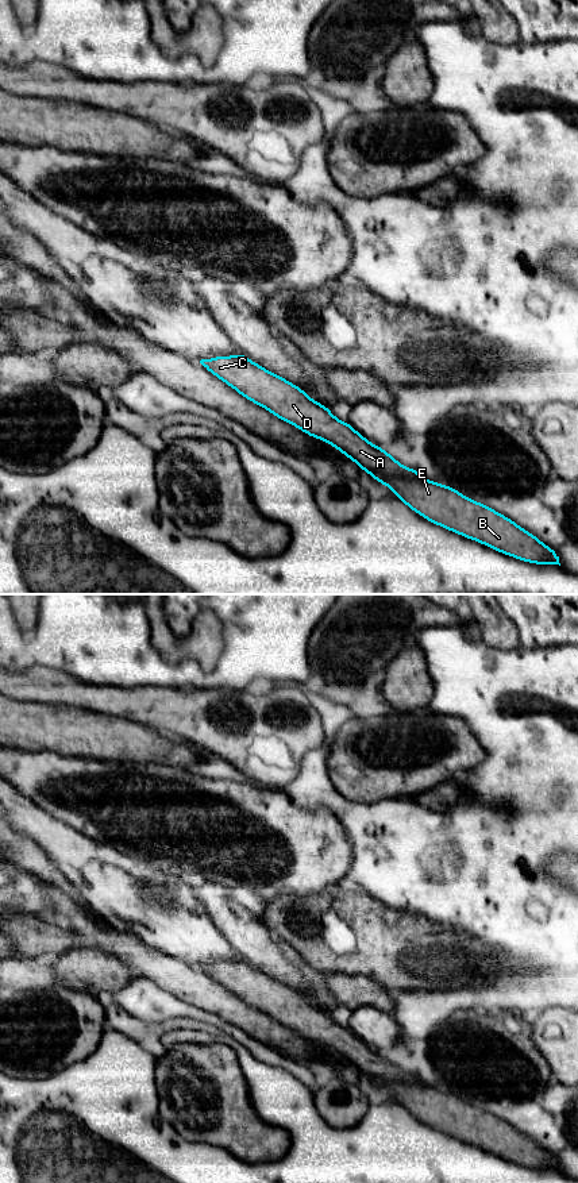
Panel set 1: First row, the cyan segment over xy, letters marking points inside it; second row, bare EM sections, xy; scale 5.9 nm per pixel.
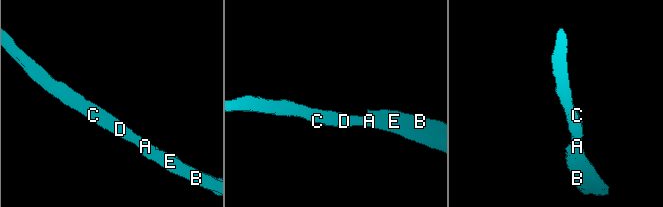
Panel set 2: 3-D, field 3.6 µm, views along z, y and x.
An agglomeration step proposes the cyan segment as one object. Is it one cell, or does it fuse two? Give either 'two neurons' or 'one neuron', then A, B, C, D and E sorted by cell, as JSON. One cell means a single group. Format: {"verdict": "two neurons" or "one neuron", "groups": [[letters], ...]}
{"verdict": "two neurons", "groups": [["A", "C", "D"], ["B", "E"]]}

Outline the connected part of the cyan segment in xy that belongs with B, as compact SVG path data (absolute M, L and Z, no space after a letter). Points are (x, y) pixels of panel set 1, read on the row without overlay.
M366 1076L431 1128L520 1165L560 1171L556 1156L543 1149L536 1141L506 1121L465 1102L447 1090L425 1083L385 1082Z

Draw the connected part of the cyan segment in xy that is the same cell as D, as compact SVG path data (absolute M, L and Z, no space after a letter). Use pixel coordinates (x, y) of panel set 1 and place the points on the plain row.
M244 959L232 962L215 962L212 964L201 964L200 968L217 983L234 993L247 1005L263 1011L285 1028L290 1028L300 1033L307 1040L321 1044L346 1061L352 1064L365 1075L385 1080L385 1082L417 1082L421 1079L413 1074L401 1071L394 1061L389 1061L385 1053L379 1053L366 1045L348 1028L338 1025L325 1010L317 1009L298 991L290 989L282 982L278 982L265 972L251 967Z

